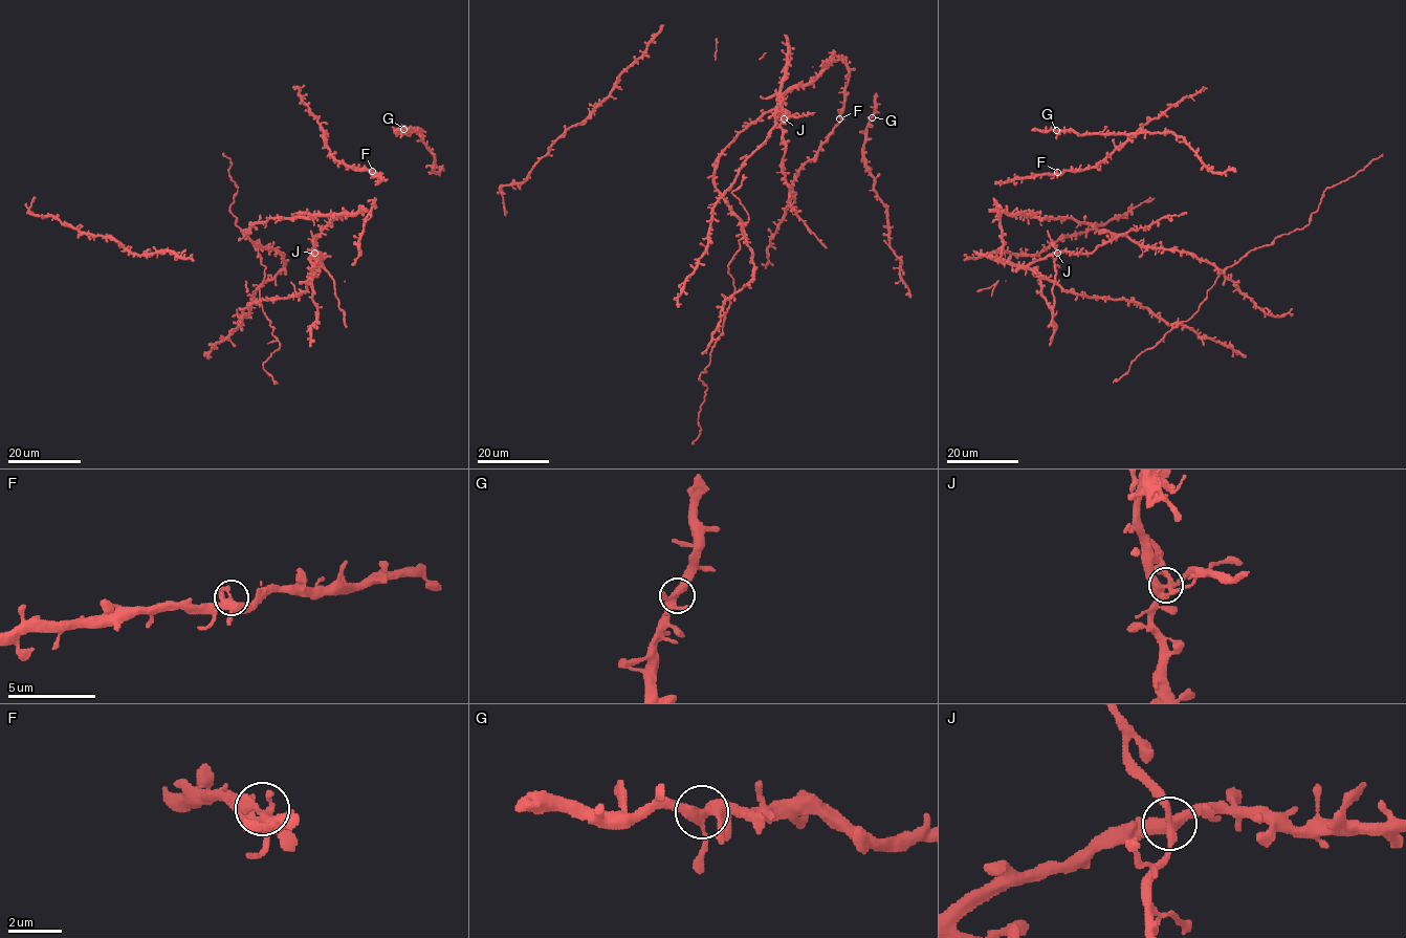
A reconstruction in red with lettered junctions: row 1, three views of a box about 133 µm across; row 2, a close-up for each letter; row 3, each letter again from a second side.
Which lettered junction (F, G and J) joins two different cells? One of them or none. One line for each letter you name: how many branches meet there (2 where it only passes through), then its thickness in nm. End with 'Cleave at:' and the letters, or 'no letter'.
J: 4 branches meet; 360 nm thick
Cleave at: J

